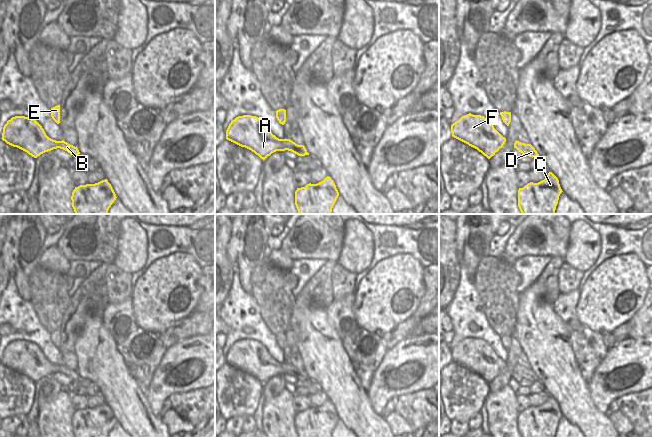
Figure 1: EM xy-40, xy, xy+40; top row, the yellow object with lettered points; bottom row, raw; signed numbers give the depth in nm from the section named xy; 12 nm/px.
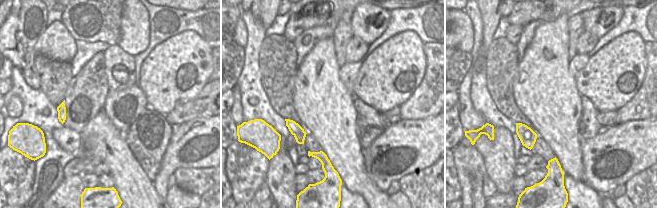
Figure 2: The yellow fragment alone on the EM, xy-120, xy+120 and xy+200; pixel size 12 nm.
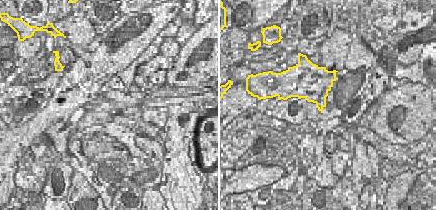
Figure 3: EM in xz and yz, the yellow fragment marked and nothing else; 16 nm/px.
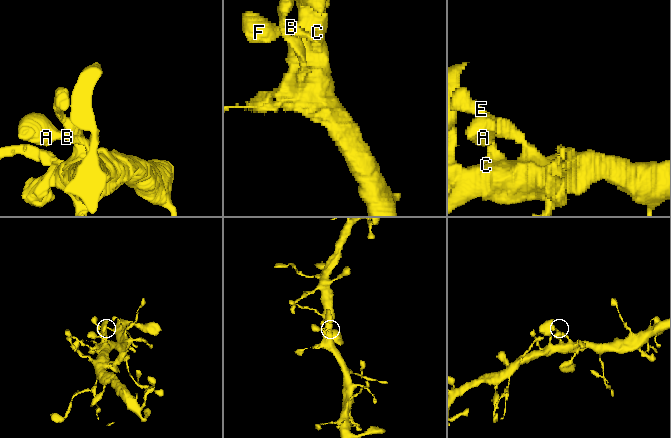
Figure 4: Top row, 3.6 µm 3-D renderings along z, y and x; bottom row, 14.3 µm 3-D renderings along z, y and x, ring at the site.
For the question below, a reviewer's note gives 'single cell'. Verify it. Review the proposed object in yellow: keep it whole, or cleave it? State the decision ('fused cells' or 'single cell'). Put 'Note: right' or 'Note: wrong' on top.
Note: right
single cell

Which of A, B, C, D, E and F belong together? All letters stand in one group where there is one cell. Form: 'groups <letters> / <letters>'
groups A B C D E F

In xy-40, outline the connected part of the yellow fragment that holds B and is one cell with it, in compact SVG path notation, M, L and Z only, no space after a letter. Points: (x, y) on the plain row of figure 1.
M15 340L3 351L2 362L7 368L17 371L34 382L53 373L63 373L73 380L80 378L77 370L49 362L42 350L30 341Z

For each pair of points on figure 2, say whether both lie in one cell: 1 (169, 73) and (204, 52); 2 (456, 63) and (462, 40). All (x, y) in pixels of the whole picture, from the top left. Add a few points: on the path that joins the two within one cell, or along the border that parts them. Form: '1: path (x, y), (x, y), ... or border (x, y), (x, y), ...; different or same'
1: path (178, 68), (188, 58), (195, 55); same
2: border (455, 47), (469, 53); different

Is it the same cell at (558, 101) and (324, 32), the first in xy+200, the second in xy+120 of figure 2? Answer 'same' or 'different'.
different

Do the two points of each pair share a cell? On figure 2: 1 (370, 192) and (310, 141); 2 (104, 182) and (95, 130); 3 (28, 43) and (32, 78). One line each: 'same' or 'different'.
1: different
2: different
3: same

